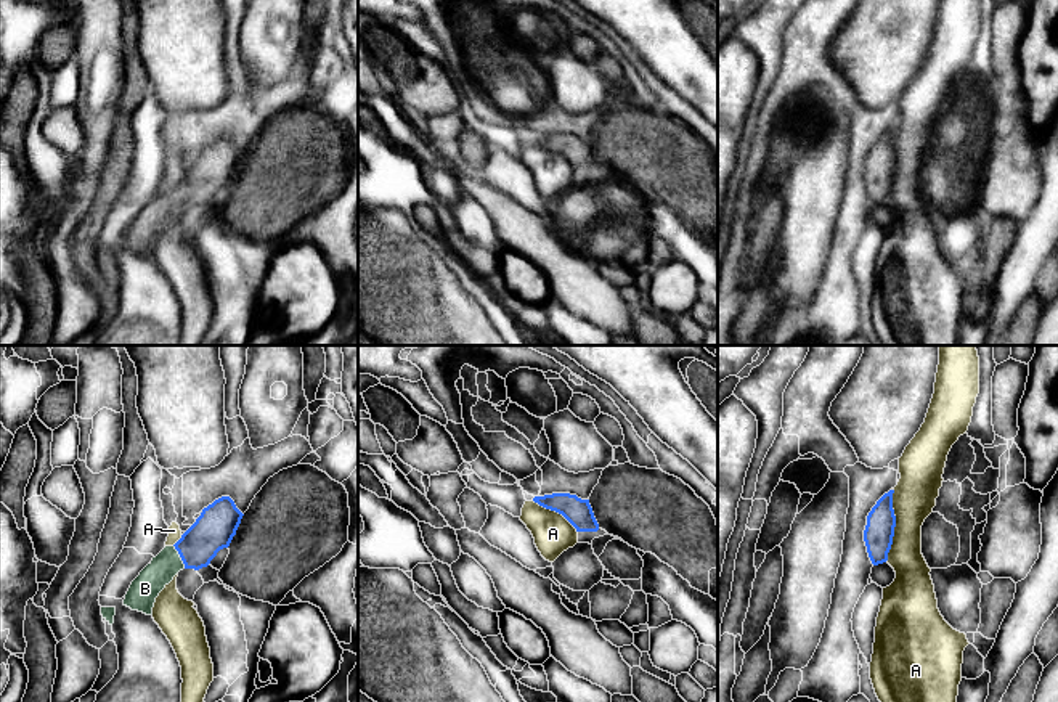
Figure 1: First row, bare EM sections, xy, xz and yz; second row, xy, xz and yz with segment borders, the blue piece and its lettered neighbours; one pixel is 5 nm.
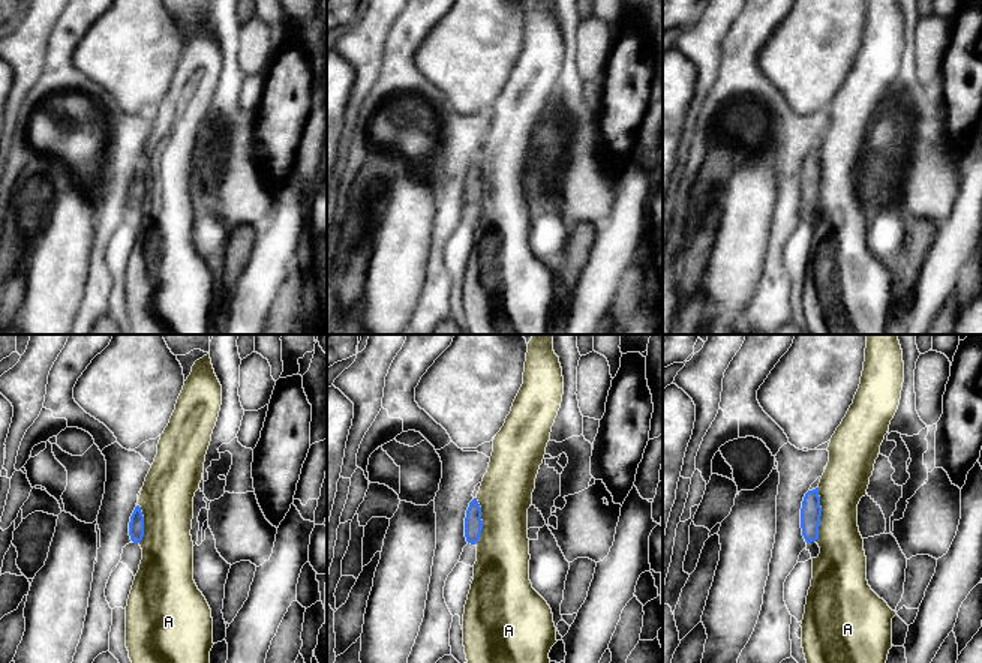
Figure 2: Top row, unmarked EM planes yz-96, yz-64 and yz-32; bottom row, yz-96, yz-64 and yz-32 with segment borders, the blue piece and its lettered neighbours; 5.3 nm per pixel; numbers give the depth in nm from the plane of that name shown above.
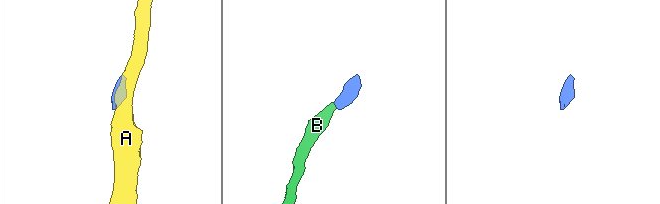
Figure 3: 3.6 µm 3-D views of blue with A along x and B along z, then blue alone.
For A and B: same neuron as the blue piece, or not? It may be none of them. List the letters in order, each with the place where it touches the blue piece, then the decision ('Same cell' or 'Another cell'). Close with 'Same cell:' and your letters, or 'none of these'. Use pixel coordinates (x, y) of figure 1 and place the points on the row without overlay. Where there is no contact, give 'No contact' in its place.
A: Touches blue at yz (895, 166). Another cell
B: Touches blue at xy (180, 196). Same cell
Same cell: B

